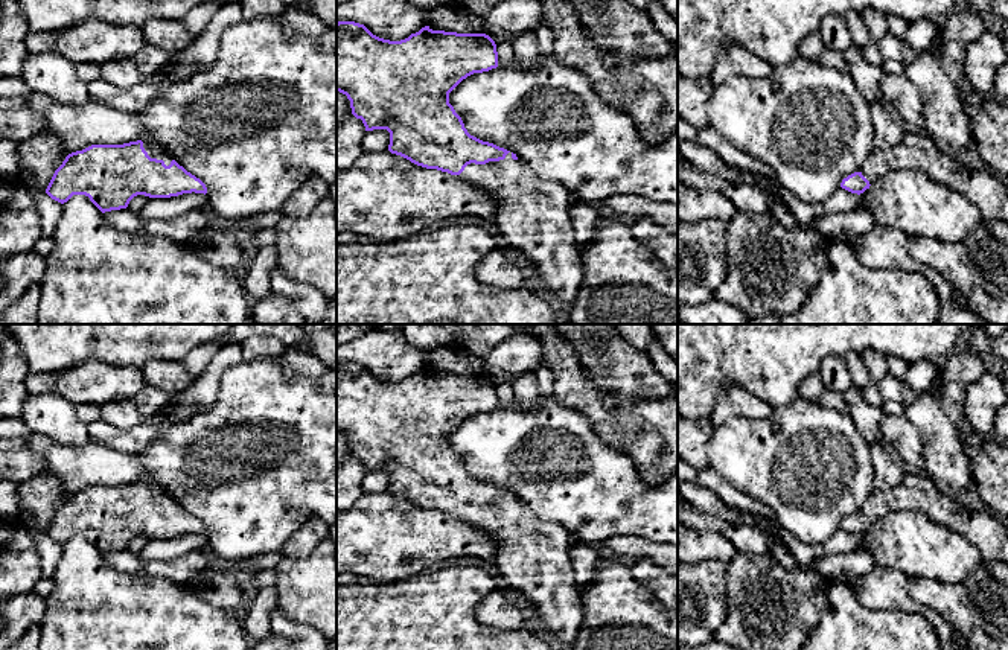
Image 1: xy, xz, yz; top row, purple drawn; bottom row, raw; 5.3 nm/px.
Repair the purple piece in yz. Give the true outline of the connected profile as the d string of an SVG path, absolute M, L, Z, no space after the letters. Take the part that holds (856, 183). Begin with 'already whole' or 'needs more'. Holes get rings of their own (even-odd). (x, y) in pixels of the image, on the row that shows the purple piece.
needs more; M926 131L904 132L903 139L897 145L886 149L874 148L862 169L844 178L841 187L851 193L860 195L888 170L900 169L923 172L930 180L968 198L978 207L985 221L1003 221L1008 224L1006 181L988 169L975 169L965 163L953 160L939 151L938 142Z

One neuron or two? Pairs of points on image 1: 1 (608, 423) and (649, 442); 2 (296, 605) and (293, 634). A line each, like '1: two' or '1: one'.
1: one
2: two

